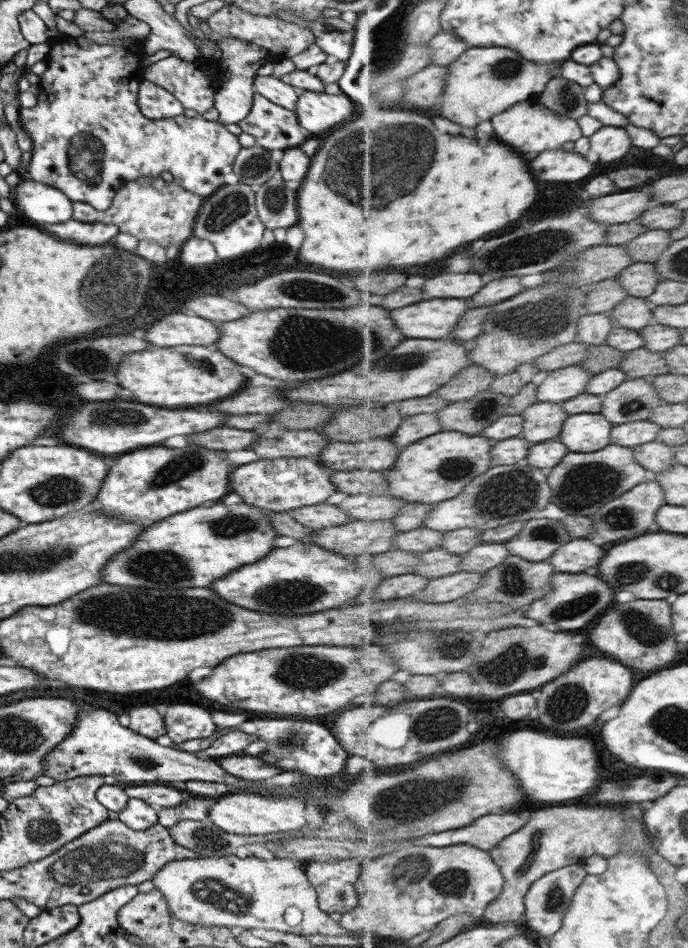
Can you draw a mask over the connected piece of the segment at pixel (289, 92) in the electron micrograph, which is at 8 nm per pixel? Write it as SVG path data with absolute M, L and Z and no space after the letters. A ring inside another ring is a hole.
M256 76L252 81L253 91L281 108L293 110L299 91L271 76Z

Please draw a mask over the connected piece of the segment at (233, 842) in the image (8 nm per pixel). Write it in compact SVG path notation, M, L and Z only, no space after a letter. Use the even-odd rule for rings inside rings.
M207 818L197 822L179 820L167 831L175 844L192 850L201 857L233 855L239 846L257 840L254 836L227 834L213 826Z

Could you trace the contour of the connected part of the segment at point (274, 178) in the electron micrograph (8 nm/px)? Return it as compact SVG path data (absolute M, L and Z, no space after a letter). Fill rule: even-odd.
M276 171L254 193L254 207L257 218L264 228L286 229L297 220L296 191L287 188L281 175Z

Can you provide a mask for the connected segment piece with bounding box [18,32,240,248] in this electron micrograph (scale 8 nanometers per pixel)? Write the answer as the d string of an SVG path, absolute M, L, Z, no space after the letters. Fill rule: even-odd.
M115 32L115 36L111 36L110 41L104 44L95 44L91 40L85 39L83 34L77 38L73 38L71 35L56 34L53 39L49 40L48 47L49 50L43 59L46 64L45 72L39 76L36 103L31 108L18 108L18 124L29 135L32 142L27 178L60 190L71 202L89 204L89 206L101 212L99 220L102 223L114 224L118 232L131 234L138 241L147 239L165 248L171 243L181 246L184 240L192 236L192 226L203 200L221 187L223 176L232 171L234 158L240 149L237 137L229 133L221 123L205 120L199 114L190 118L182 114L157 120L145 118L140 113L136 103L137 89L139 88L137 85L144 80L143 70L141 69L143 56L141 42L137 42L131 37L123 38L123 36L119 36L119 32ZM161 172L172 174L174 181L171 183L163 181L159 176Z

